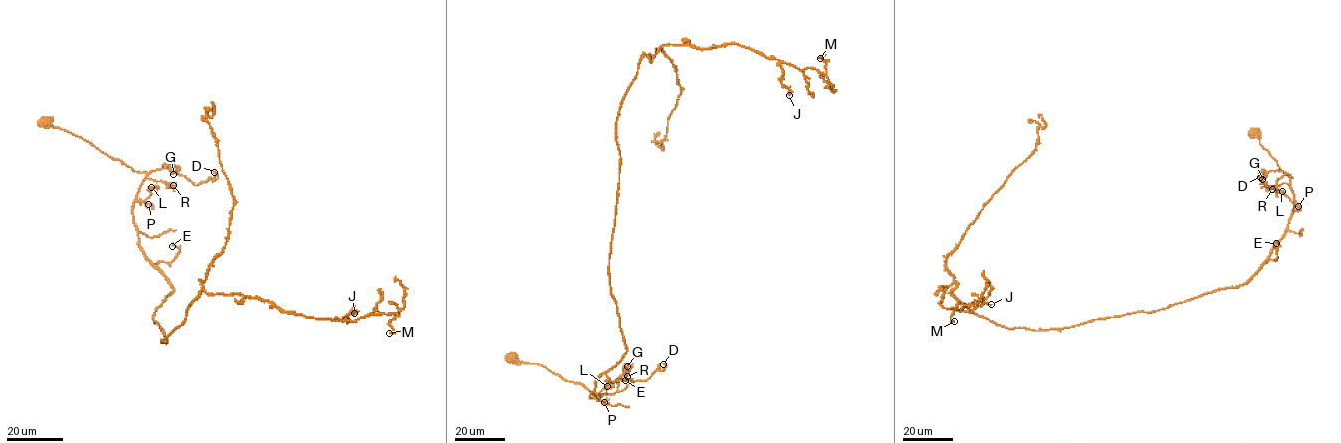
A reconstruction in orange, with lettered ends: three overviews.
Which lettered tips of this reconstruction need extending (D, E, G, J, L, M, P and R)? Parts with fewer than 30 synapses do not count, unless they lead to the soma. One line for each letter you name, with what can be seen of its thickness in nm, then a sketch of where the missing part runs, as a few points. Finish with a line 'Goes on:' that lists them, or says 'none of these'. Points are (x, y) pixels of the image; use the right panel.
Goes on: none of these

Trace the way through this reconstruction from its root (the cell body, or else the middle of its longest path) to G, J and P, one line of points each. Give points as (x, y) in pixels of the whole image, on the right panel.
G: (1255, 132), (1279, 168), (1292, 177), (1285, 172), (1270, 171), (1260, 176), (1262, 179)
J: (1255, 132), (1292, 177), (1293, 209), (1245, 283), (1039, 330), (998, 326), (940, 287), (946, 308), (991, 304)
P: (1255, 132), (1279, 168), (1292, 177), (1290, 187), (1298, 210), (1298, 206)

